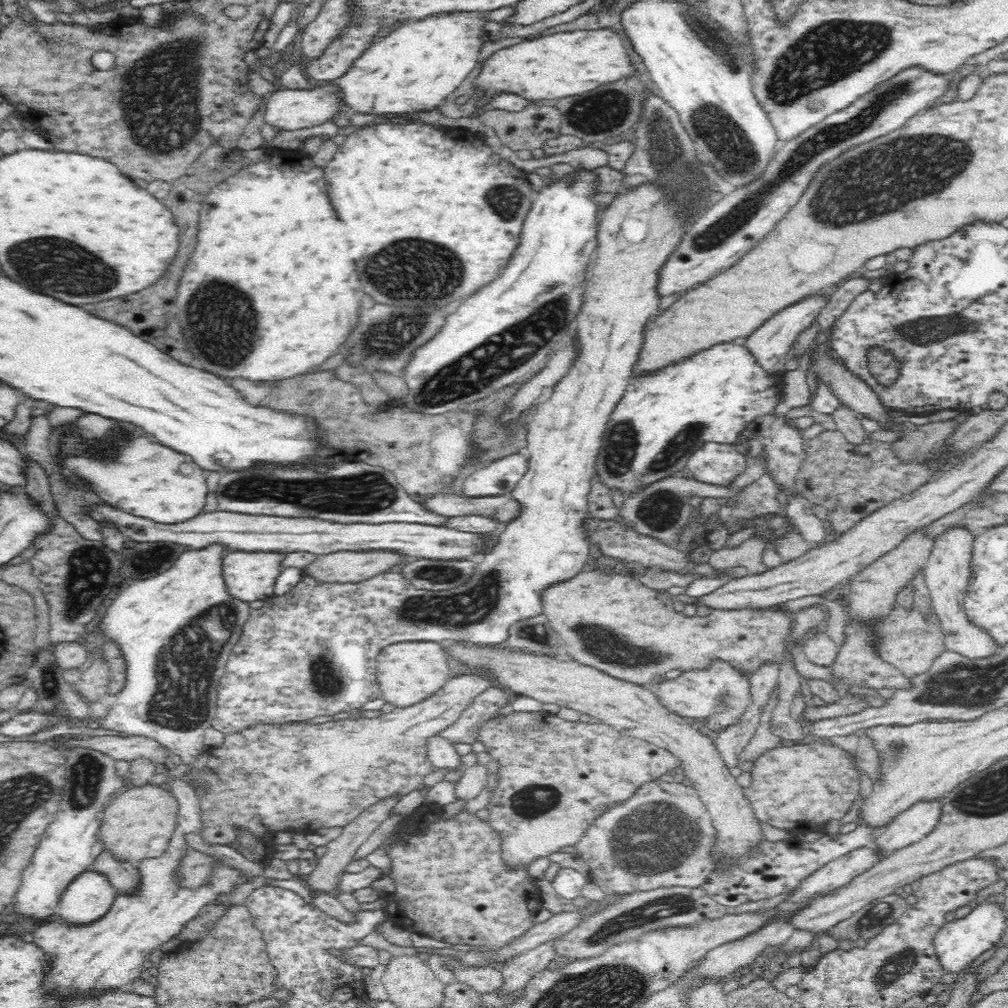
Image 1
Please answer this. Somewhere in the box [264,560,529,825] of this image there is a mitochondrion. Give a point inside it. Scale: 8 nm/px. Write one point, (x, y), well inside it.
(467, 607)

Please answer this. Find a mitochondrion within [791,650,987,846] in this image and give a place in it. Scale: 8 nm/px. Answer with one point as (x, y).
(898, 750)

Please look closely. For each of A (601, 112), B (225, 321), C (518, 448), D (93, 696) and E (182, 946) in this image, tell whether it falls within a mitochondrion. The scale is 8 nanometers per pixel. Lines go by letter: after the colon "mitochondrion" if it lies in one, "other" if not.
A: mitochondrion
B: mitochondrion
C: other
D: other
E: other

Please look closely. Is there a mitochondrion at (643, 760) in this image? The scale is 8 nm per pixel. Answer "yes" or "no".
no

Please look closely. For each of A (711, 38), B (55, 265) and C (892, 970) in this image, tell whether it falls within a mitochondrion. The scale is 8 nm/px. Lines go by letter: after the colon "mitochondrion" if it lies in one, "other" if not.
A: mitochondrion
B: mitochondrion
C: mitochondrion

